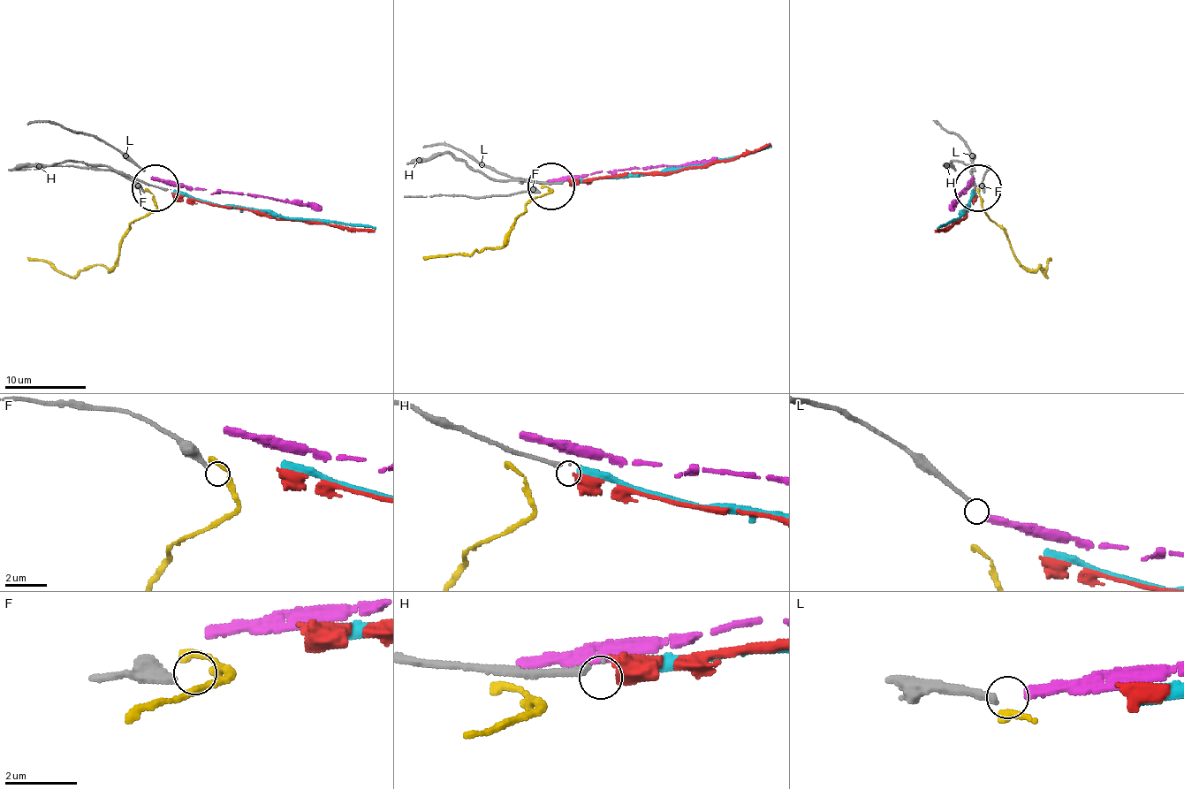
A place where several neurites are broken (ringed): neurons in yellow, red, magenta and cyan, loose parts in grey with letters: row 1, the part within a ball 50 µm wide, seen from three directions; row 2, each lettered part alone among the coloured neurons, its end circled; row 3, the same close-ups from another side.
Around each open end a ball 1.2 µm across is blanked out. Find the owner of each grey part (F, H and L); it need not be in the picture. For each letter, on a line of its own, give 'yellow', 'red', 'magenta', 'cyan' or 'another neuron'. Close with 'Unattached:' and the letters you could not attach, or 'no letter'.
F: another neuron
H: cyan
L: another neuron
Unattached: F, L

